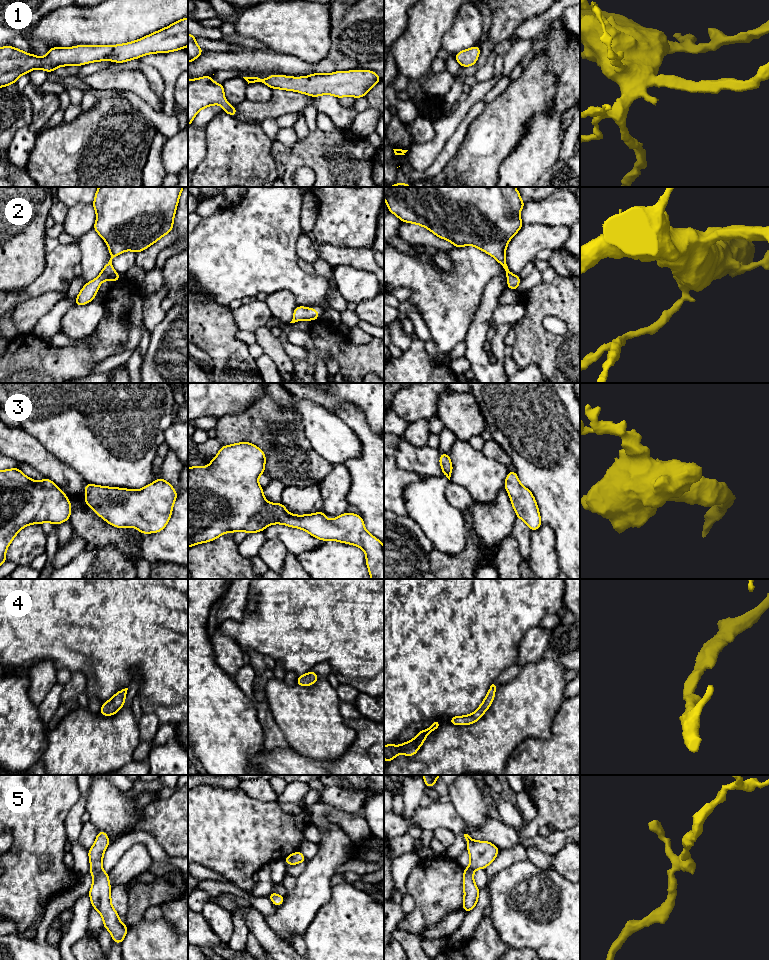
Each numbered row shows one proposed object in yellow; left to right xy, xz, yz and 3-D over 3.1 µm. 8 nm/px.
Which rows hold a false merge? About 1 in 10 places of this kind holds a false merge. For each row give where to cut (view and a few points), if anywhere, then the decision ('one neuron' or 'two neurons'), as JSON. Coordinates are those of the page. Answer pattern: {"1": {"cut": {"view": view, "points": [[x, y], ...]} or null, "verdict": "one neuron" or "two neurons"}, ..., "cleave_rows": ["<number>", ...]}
{"1": {"cut": null, "verdict": "one neuron"}, "2": {"cut": null, "verdict": "one neuron"}, "3": {"cut": null, "verdict": "one neuron"}, "4": {"cut": null, "verdict": "one neuron"}, "5": {"cut": null, "verdict": "one neuron"}, "cleave_rows": []}

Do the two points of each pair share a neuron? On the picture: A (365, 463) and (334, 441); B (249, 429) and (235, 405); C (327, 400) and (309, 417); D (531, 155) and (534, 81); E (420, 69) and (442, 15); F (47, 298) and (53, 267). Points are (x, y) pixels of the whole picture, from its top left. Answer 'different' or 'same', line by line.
A: different
B: different
C: different
D: different
E: same
F: different

